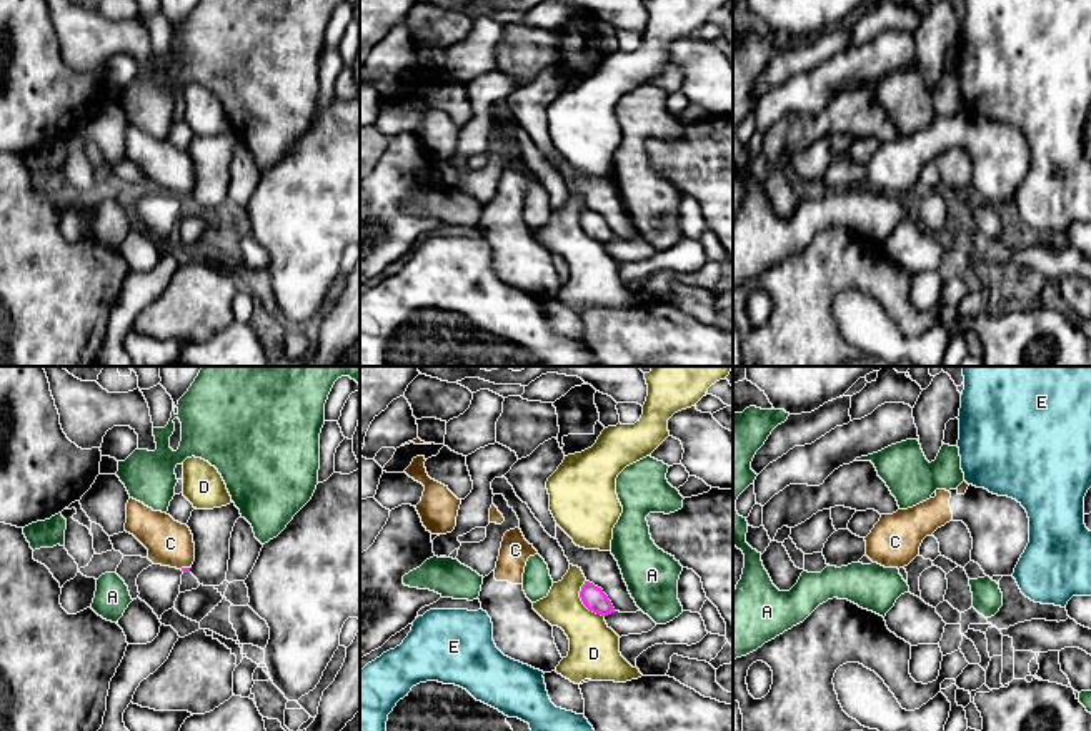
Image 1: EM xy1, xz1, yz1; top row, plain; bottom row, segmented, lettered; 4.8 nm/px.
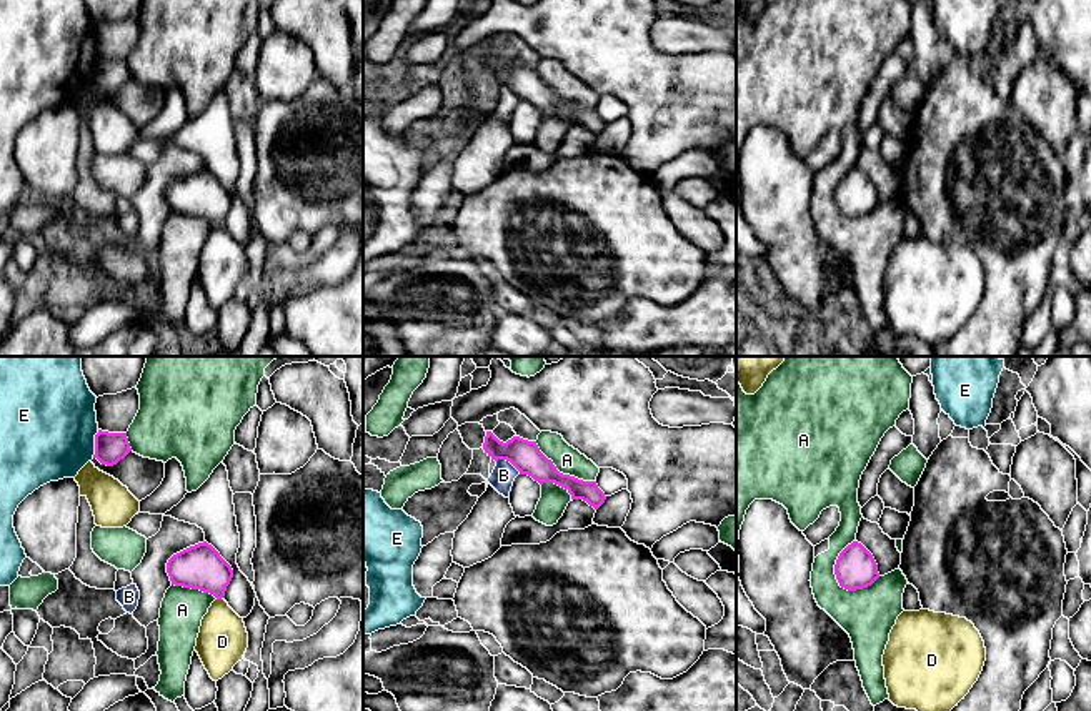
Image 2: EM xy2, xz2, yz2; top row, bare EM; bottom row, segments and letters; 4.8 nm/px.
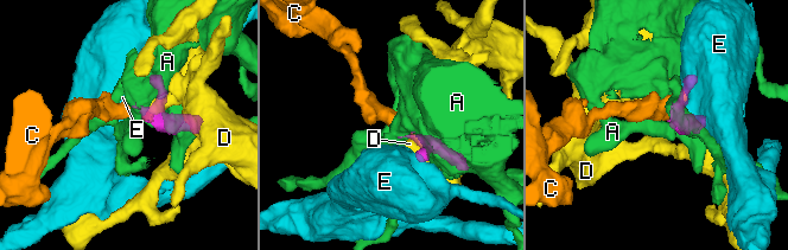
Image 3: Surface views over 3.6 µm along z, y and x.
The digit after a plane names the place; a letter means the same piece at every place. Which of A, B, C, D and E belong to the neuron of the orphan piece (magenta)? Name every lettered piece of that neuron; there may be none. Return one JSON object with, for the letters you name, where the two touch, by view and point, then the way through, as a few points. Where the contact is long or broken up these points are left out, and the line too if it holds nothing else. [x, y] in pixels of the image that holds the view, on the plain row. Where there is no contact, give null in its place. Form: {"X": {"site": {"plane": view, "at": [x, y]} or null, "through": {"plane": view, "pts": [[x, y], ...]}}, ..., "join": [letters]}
{"C": {"site": {"plane": "xy1", "at": [184, 195]}}, "join": ["C"]}

